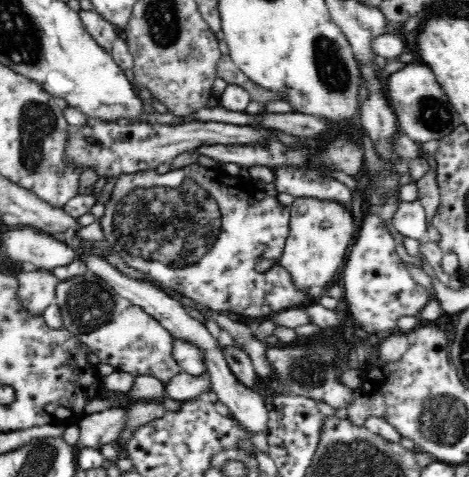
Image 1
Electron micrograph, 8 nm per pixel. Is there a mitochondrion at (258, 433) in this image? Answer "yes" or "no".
no

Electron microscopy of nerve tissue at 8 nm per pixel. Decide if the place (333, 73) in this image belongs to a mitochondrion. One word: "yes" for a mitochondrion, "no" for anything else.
yes

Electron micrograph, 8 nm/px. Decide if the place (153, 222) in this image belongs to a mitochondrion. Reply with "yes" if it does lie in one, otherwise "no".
yes

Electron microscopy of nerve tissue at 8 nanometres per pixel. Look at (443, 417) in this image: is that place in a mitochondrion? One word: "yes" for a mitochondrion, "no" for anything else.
yes

